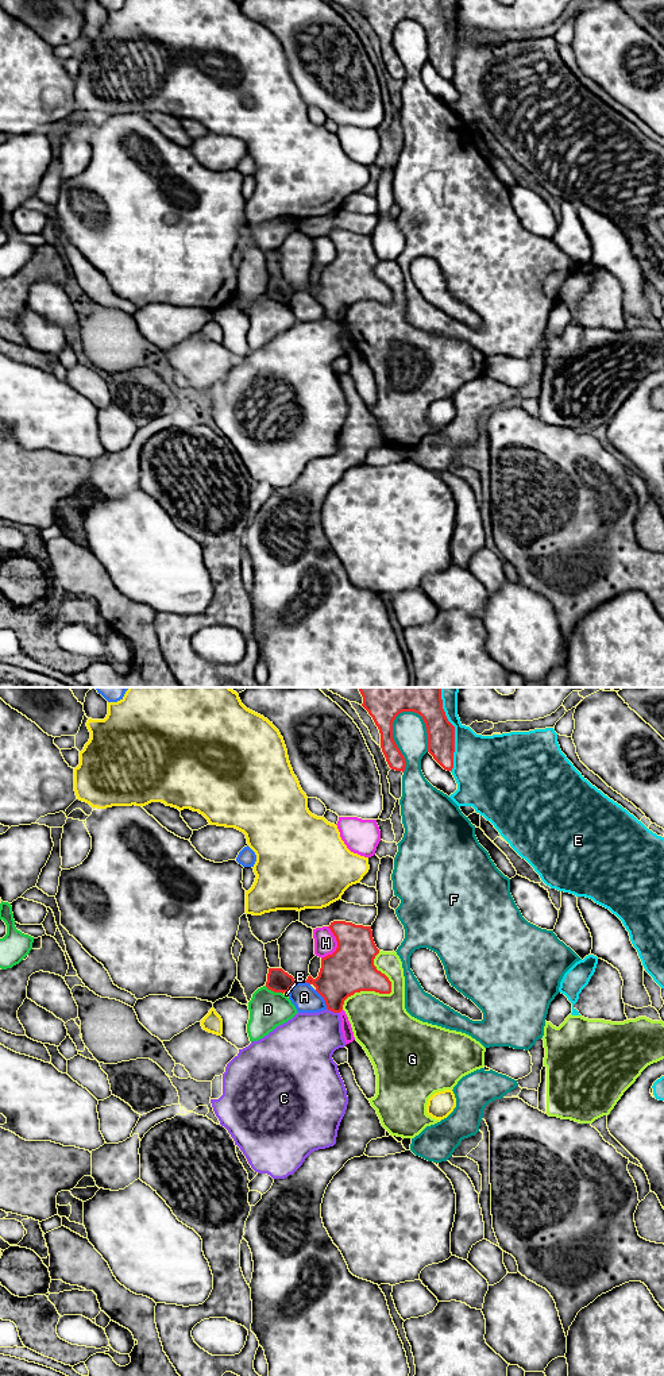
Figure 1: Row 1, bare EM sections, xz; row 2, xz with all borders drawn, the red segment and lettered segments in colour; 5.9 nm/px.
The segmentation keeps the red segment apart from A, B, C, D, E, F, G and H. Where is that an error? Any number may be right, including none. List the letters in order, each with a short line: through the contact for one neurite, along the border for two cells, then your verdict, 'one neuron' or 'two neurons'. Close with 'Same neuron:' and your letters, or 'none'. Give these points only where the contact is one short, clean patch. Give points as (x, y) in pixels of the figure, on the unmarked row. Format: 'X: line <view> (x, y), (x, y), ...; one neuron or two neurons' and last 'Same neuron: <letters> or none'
A: two neurons
B: two neurons
C: line xz (327, 316), (338, 322); two neurons
D: line xz (265, 295), (282, 303); two neurons
E: two neurons
F: two neurons
G: two neurons
H: two neurons
Same neuron: none

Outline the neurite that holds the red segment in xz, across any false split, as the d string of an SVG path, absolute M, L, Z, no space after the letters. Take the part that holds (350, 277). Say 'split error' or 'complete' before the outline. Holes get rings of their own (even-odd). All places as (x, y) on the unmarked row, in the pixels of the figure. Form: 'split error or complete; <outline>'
complete; M333 230L328 235L337 250L332 263L321 267L319 285L305 289L316 296L324 307L327 317L343 319L344 309L360 300L391 301L391 290L377 278L374 267L379 262L371 235Z

